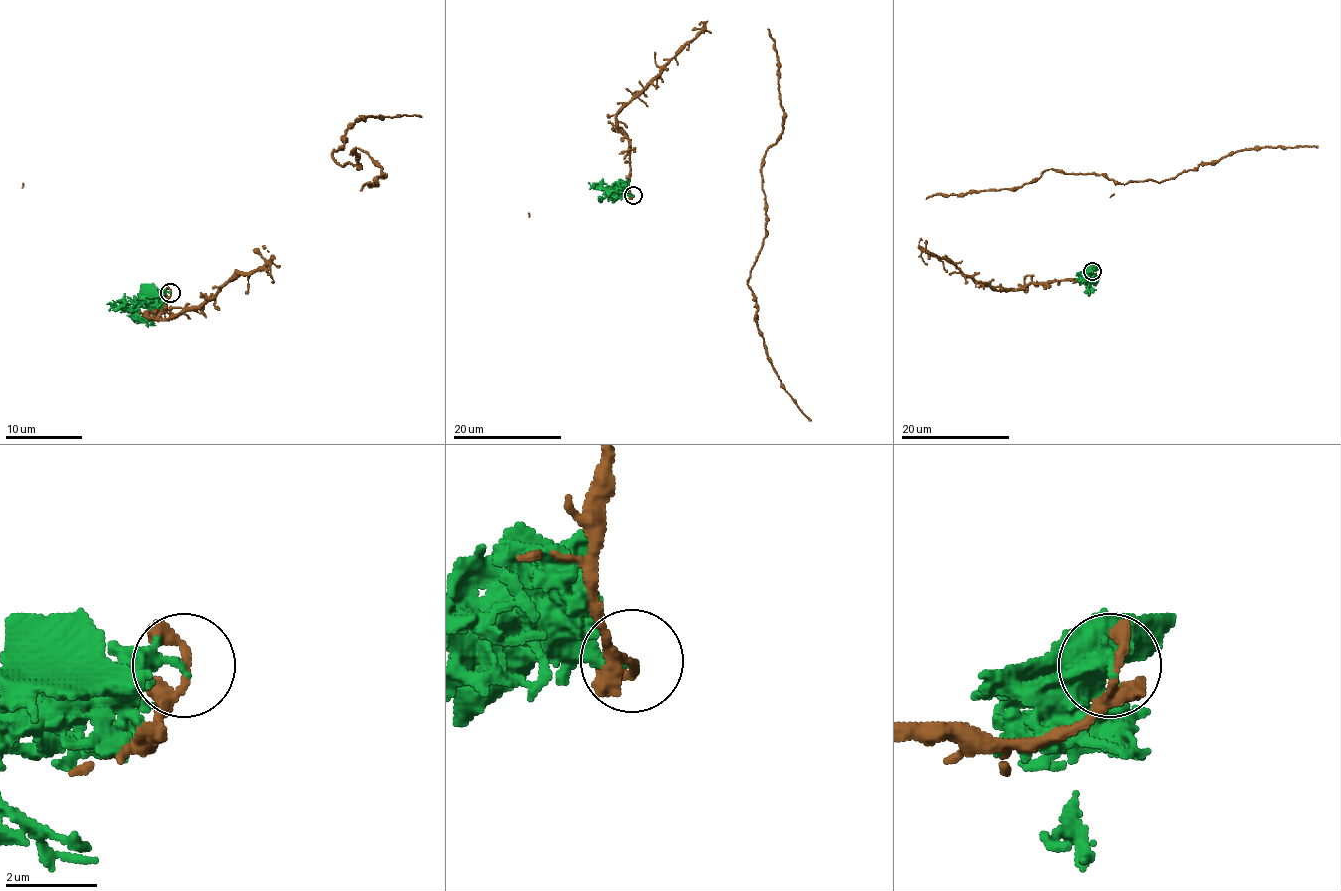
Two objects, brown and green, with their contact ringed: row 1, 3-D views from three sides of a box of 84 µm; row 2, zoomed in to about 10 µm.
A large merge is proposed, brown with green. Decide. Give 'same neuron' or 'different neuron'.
different neuron

